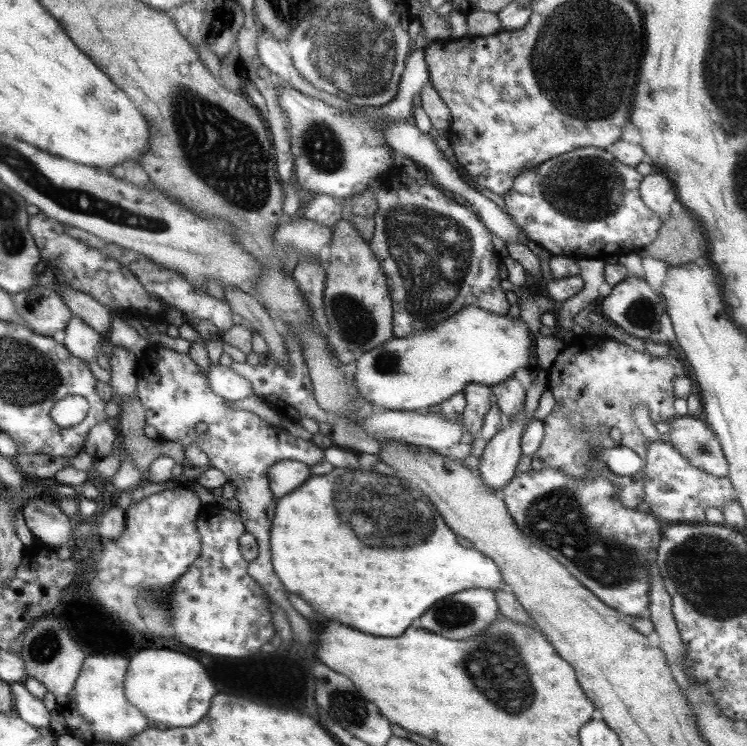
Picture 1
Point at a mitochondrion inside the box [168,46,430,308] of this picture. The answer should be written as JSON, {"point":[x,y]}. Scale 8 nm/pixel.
{"point":[319,143]}

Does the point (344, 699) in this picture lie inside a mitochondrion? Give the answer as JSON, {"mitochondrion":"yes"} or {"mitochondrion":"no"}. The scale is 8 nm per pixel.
{"mitochondrion":"yes"}

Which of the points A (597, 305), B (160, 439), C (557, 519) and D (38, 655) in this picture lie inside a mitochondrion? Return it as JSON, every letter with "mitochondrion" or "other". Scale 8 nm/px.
{"A":"other","B":"other","C":"mitochondrion","D":"mitochondrion"}

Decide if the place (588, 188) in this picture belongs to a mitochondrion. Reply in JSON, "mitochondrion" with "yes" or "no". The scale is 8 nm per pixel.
{"mitochondrion":"yes"}

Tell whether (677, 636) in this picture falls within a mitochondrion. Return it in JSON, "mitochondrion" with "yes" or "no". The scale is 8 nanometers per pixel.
{"mitochondrion":"no"}

